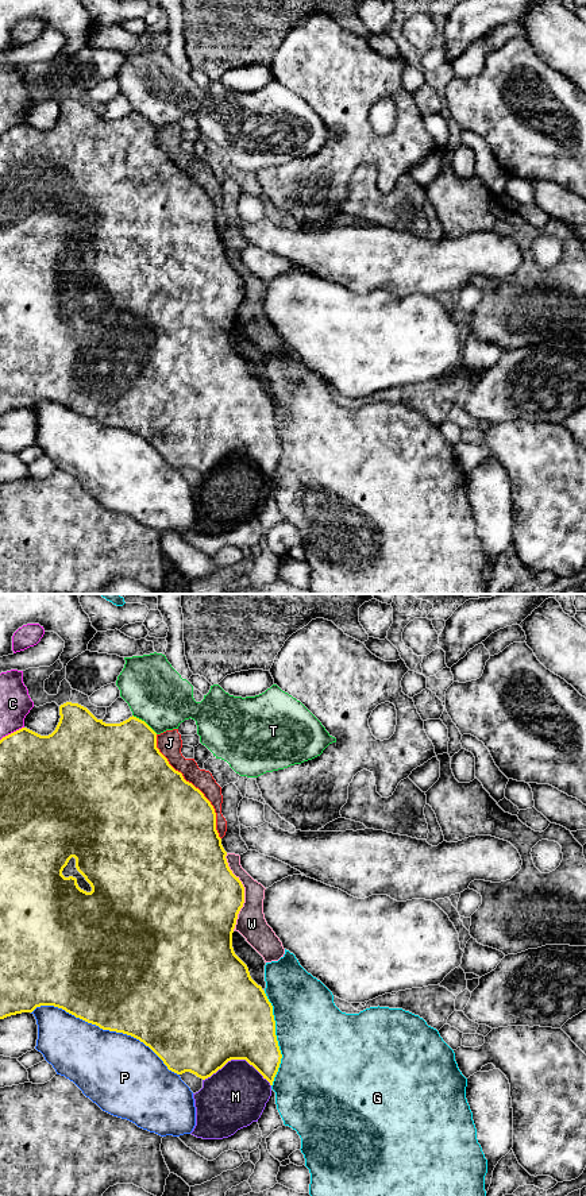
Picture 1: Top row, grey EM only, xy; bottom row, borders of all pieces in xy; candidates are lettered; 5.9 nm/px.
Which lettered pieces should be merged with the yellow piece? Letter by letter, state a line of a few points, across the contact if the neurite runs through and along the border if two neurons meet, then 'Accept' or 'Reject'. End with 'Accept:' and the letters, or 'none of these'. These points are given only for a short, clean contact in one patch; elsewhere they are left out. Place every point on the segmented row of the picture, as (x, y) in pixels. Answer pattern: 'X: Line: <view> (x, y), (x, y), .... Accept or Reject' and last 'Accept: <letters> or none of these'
C: Reject
G: Reject
J: Reject
M: Reject
P: Reject
T: Line: xy (132, 714), (143, 720), (157, 733). Reject
W: Reject
Accept: none of these

